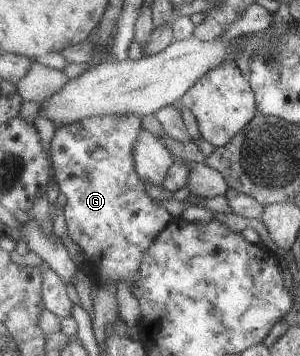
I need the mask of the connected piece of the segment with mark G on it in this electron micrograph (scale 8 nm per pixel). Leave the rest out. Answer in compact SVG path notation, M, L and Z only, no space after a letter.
M135 114L93 116L72 124L58 125L51 147L54 177L60 193L68 197L63 213L67 223L67 236L81 247L87 261L93 255L100 257L100 272L97 277L108 282L124 278L130 282L132 291L136 289L135 281L141 272L143 254L171 222L169 213L163 207L157 207L145 192L142 176L136 167L134 147L142 131L142 117Z

